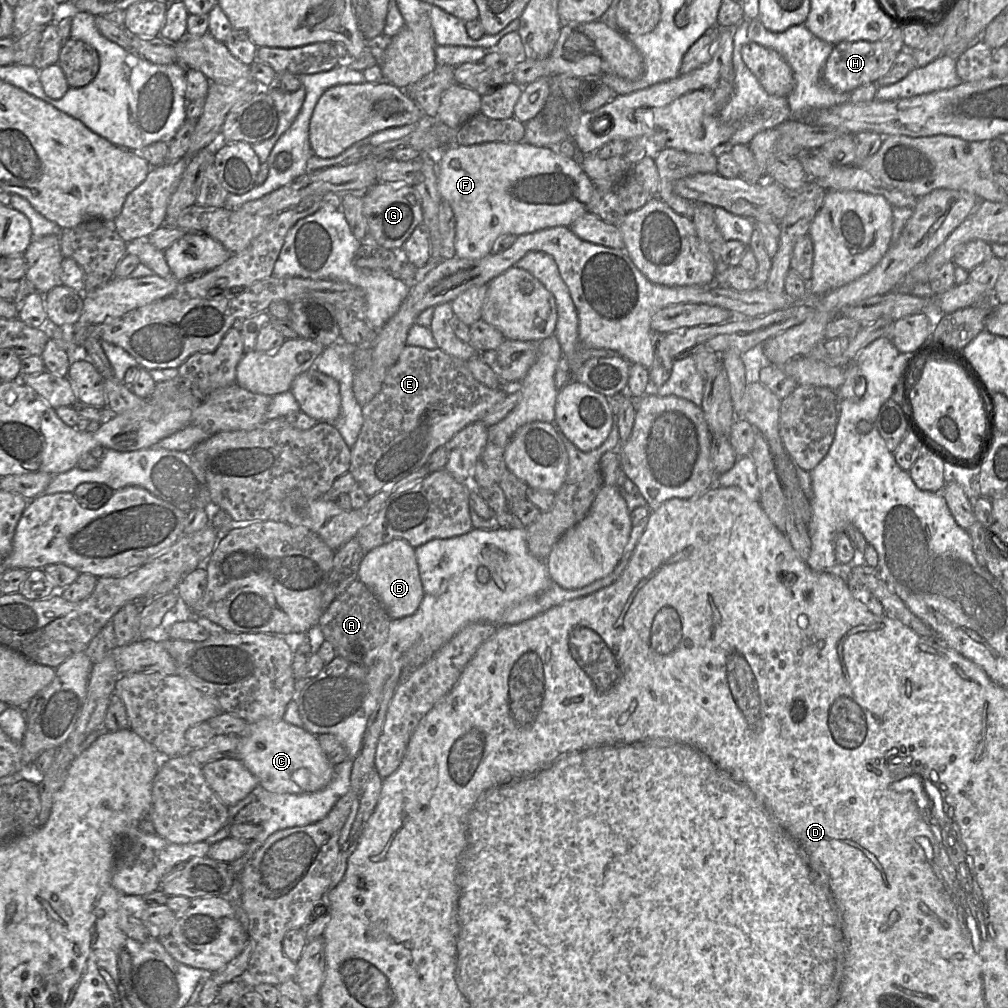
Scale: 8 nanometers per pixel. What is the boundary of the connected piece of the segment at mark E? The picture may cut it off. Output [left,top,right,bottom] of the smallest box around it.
[350,346,507,498]

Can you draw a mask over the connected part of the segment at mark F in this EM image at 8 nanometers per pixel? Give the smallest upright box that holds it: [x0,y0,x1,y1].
[437,141,595,260]

